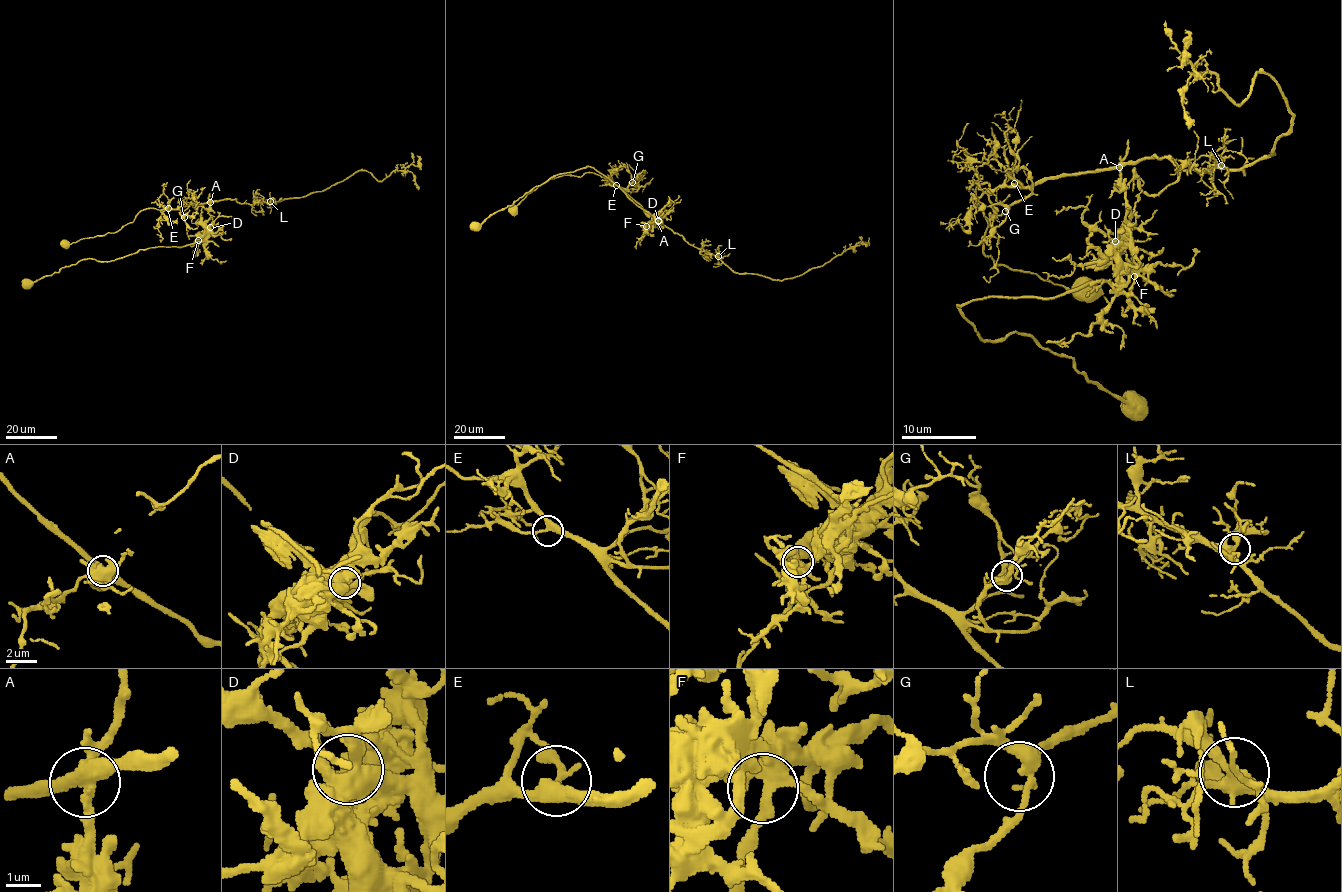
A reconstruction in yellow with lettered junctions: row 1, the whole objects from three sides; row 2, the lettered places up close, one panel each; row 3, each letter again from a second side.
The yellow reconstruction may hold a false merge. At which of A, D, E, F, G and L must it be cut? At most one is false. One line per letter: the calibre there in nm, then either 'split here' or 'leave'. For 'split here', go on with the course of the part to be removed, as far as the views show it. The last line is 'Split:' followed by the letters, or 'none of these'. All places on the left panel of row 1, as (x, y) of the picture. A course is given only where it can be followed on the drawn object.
A: calibre 440 nm; split here; course (209, 202), (304, 197), (359, 170), (381, 181), (393, 170), (416, 165), (416, 156)
D: calibre 550 nm; leave
E: calibre 320 nm; leave
F: calibre 400 nm; leave
G: calibre 360 nm; leave
L: calibre 380 nm; leave
Split: A

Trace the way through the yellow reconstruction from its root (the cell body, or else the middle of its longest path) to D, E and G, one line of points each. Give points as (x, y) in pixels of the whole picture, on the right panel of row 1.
D: (1083, 289), (986, 256), (988, 222), (975, 189), (1031, 187), (1117, 168), (1128, 232), (1115, 241)
E: (1083, 289), (998, 265), (983, 252), (988, 222), (975, 189), (1014, 183)
G: (1083, 289), (986, 256), (988, 222), (975, 189), (1028, 187), (1031, 193), (1005, 211)

